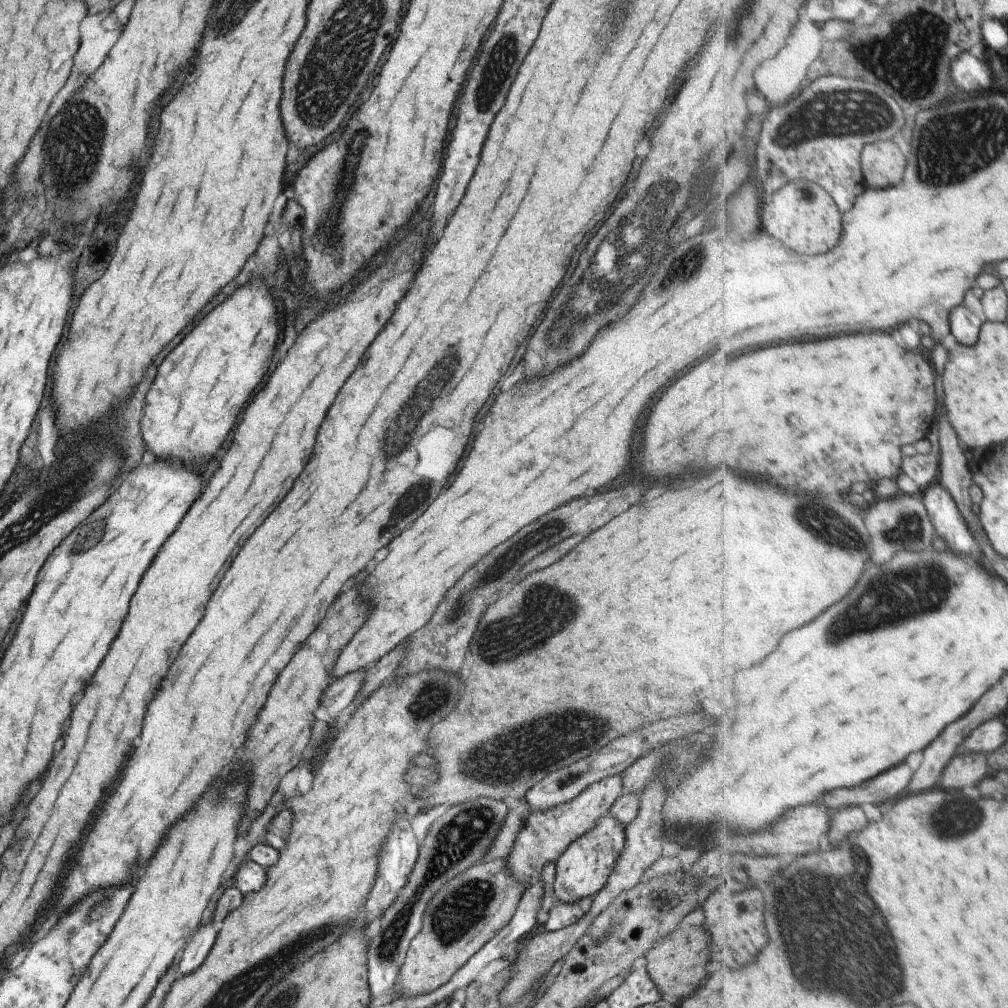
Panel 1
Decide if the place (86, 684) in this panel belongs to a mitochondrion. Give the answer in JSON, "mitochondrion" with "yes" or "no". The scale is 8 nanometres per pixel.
{"mitochondrion":"no"}

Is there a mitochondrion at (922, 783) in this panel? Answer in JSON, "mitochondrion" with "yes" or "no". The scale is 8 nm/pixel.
{"mitochondrion":"no"}

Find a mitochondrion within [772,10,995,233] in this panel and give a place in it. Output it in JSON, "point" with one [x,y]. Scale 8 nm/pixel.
{"point":[886,61]}

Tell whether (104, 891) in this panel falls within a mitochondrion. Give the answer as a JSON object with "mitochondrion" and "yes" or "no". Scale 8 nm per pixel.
{"mitochondrion":"no"}

